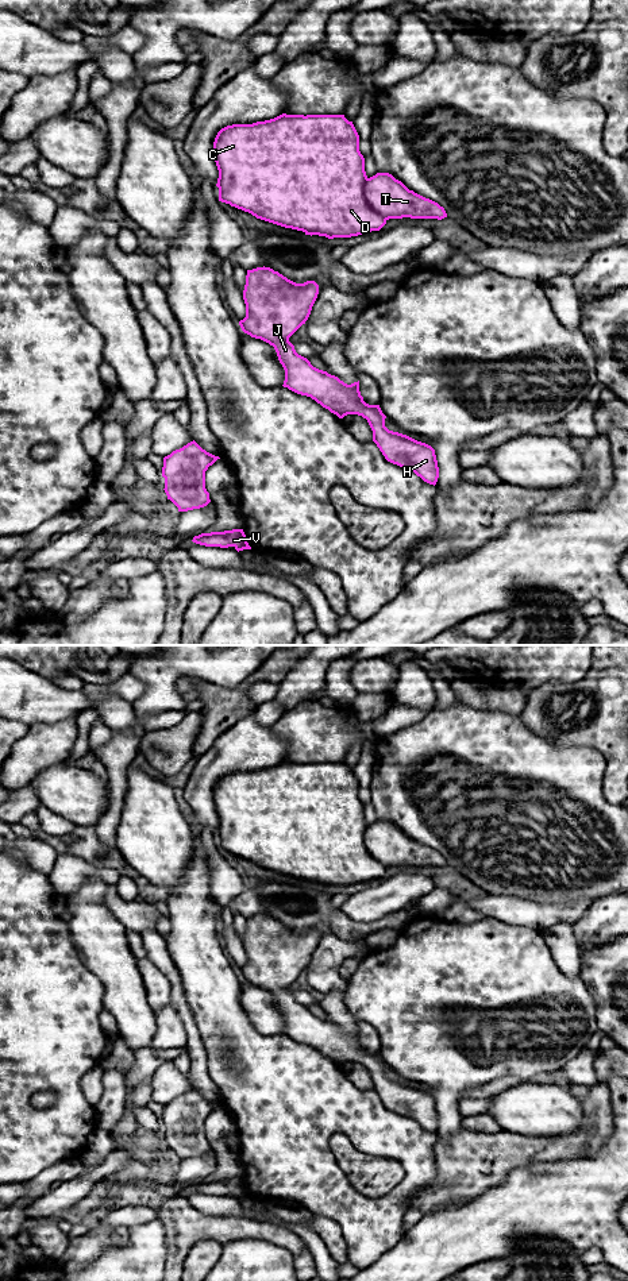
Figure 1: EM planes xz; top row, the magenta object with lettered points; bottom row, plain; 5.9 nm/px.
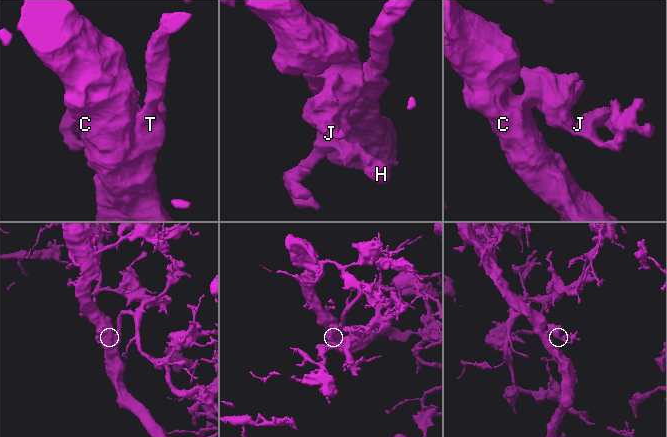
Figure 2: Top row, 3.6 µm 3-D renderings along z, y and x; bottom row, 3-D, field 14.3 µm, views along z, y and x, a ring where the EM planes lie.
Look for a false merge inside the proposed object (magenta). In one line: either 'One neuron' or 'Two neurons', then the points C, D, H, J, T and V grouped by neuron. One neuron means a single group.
One neuron. Groups: C D H J T V

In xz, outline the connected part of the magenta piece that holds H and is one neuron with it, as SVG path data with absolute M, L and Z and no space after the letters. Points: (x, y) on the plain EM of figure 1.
M265 914L247 918L243 938L246 965L239 973L244 981L274 995L285 1018L284 1035L311 1045L339 1066L347 1062L362 1064L373 1079L373 1089L388 1110L413 1119L435 1134L439 1115L431 1093L389 1079L380 1053L363 1049L359 1029L347 1033L338 1025L313 1015L289 989L308 968L317 942L319 933L315 929L296 931Z

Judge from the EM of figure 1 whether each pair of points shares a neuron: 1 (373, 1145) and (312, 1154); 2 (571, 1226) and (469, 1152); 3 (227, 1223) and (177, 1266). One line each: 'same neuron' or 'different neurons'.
1: same neuron
2: different neurons
3: same neuron

